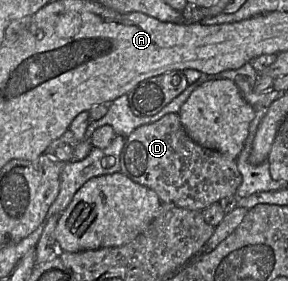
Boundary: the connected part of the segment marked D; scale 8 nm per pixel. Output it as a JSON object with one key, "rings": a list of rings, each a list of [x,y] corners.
{"rings":[[[169,113],[156,122],[139,126],[126,138],[120,155],[120,172],[155,191],[162,203],[192,211],[202,211],[226,197],[234,196],[242,182],[236,160],[195,143],[185,132],[176,113]]]}

